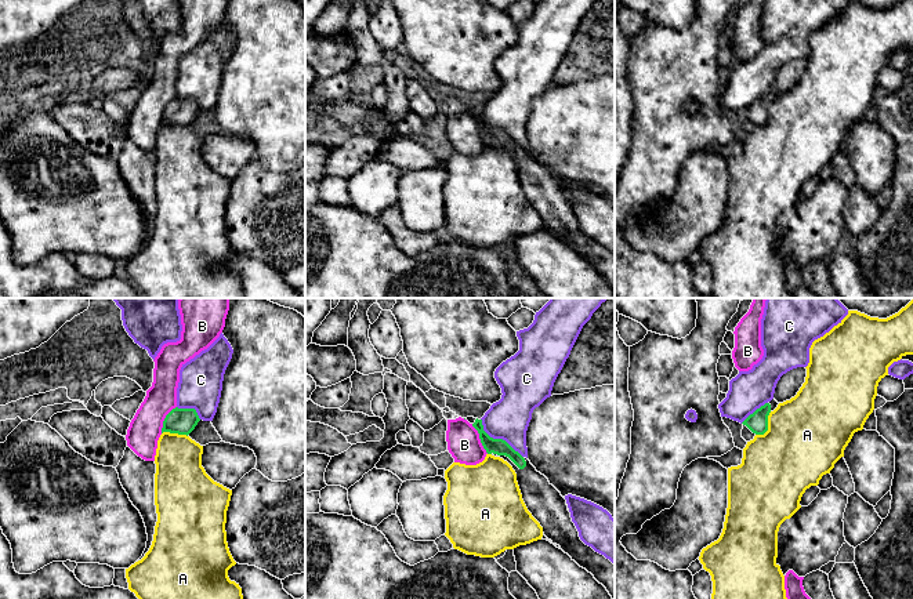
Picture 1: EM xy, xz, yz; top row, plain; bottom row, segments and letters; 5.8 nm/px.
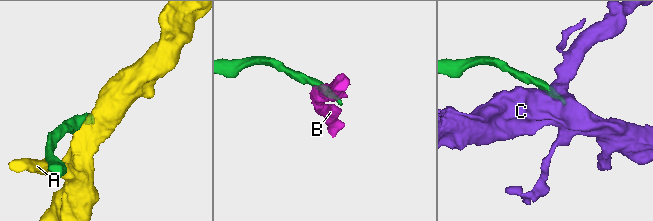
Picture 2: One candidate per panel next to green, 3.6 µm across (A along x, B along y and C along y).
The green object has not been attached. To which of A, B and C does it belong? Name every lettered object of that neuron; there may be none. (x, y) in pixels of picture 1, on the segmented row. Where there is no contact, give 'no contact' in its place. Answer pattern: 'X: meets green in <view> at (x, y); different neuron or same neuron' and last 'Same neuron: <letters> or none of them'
A: meets green in yz at (767, 427); different neuron
B: meets green in xz at (479, 438); different neuron
C: meets green in xz at (497, 439); different neuron
Same neuron: none of them

